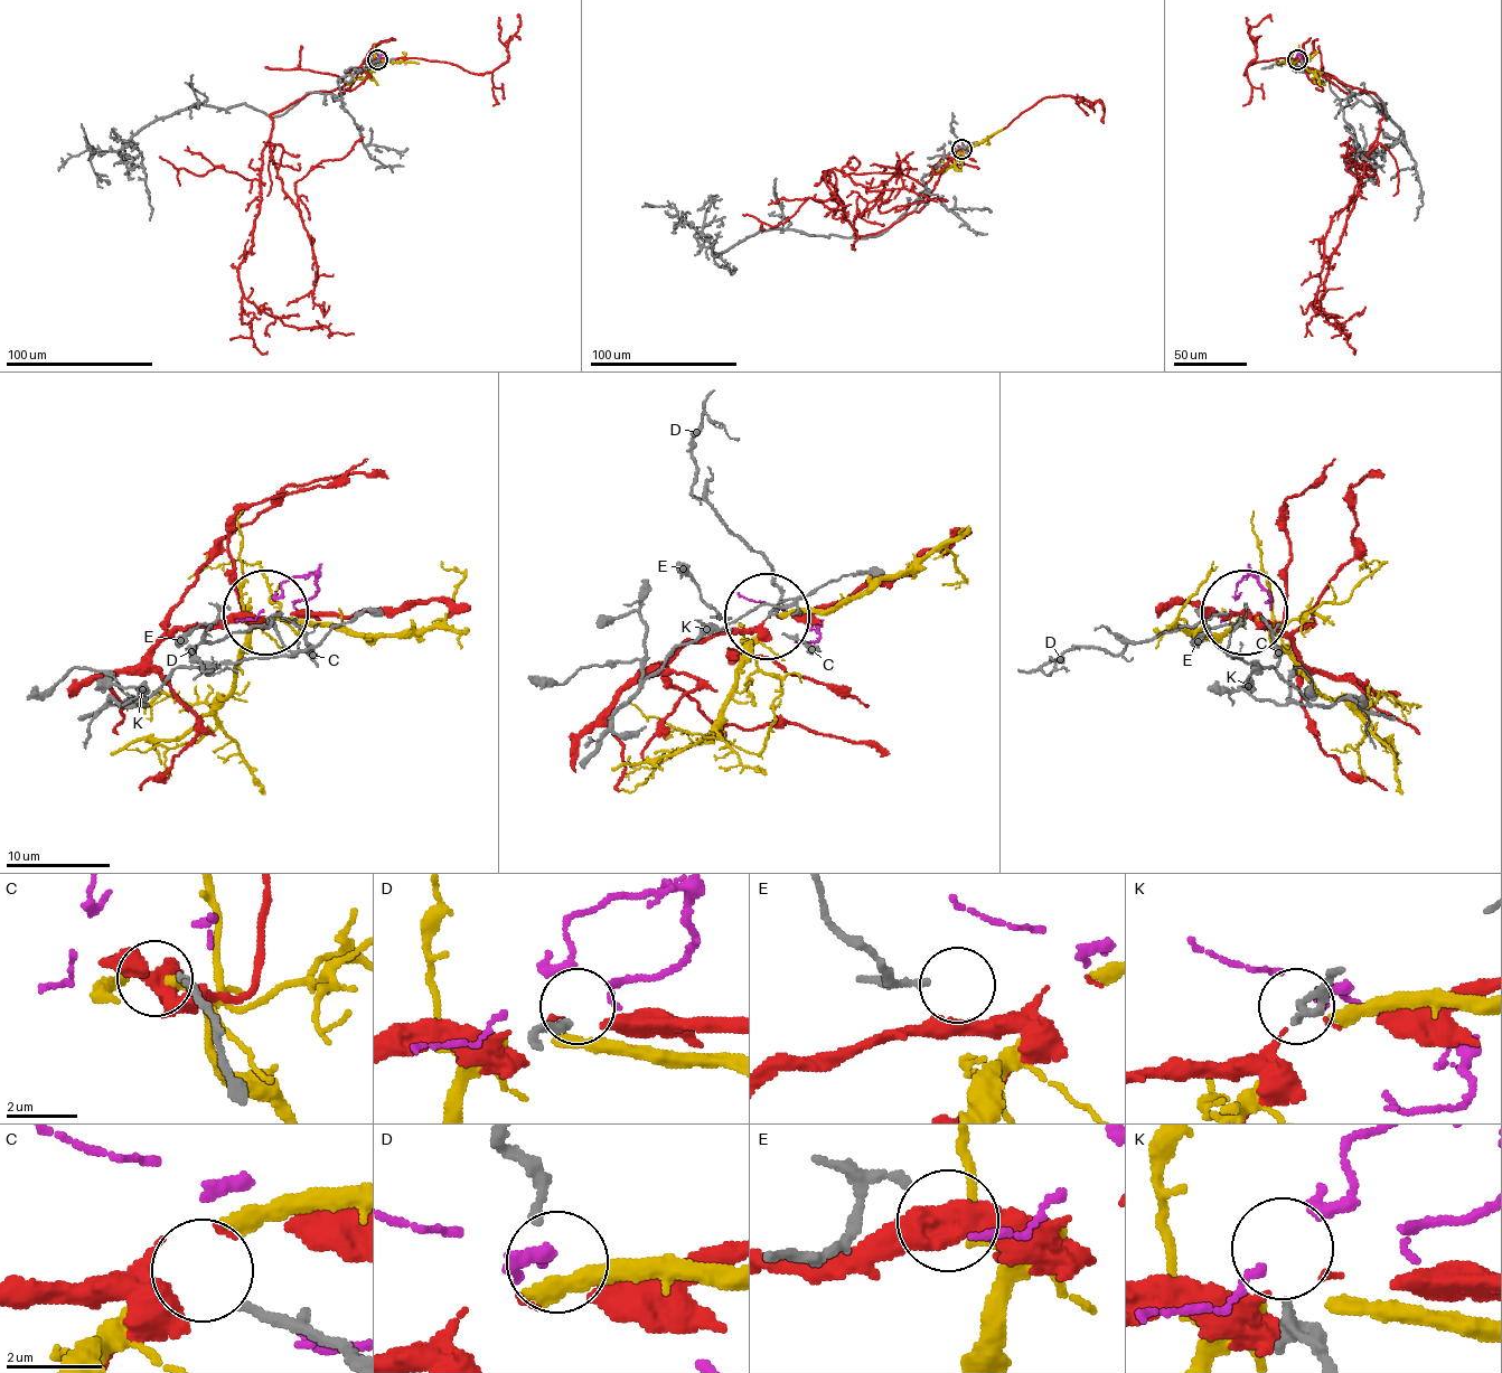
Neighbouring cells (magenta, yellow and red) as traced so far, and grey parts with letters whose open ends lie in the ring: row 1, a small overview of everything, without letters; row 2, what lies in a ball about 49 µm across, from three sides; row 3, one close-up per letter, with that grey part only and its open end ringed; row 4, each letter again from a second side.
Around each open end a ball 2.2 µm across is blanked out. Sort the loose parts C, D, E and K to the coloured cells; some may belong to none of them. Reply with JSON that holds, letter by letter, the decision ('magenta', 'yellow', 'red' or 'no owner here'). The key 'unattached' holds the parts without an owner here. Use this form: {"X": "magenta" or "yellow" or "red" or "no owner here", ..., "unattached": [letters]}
{"C": "yellow", "D": "no owner here", "E": "no owner here", "K": "no owner here", "unattached": ["D", "E", "K"]}

